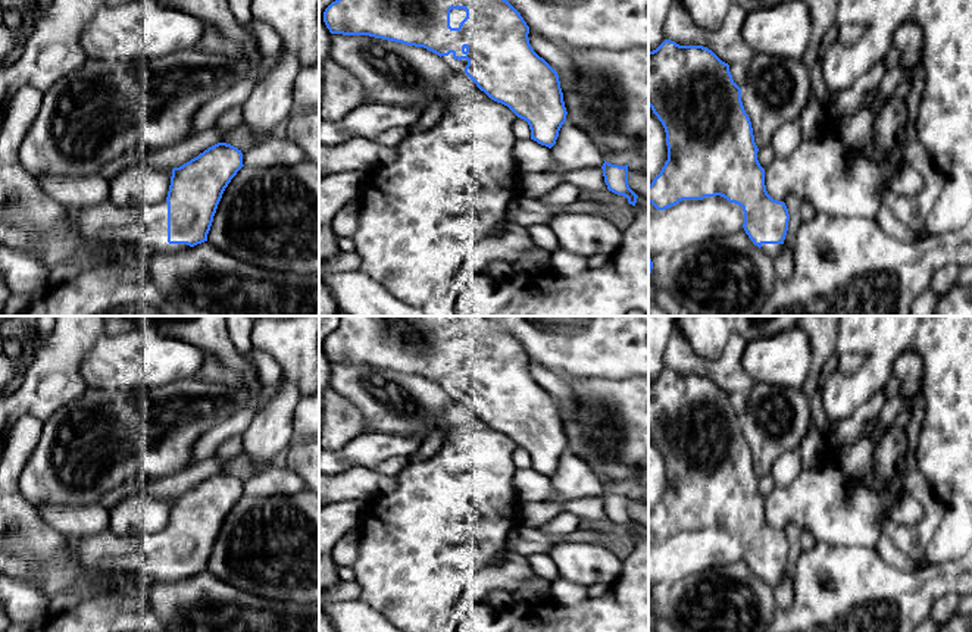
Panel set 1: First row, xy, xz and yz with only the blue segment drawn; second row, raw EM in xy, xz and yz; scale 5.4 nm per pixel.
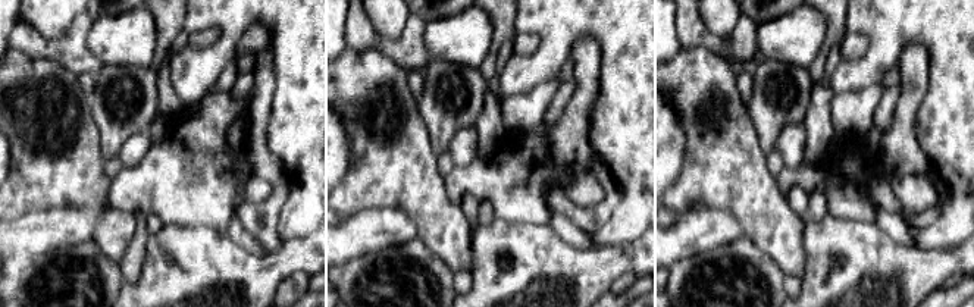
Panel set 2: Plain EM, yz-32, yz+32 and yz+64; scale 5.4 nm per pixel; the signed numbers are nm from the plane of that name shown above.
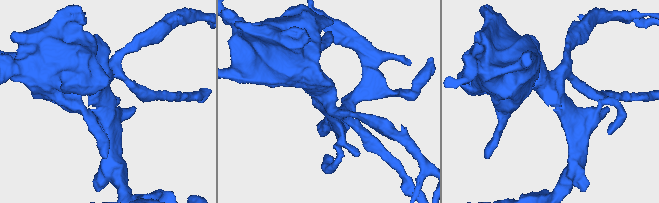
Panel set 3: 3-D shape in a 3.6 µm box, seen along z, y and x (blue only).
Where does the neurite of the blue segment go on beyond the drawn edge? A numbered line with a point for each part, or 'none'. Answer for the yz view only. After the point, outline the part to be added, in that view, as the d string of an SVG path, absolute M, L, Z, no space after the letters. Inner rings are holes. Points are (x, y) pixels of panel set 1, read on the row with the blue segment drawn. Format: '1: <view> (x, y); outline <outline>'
1: yz (772, 250); outline M762 244L760 247L768 256L771 257L776 257L781 250L782 250L782 244Z

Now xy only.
1: xy (105, 221); outline M110 201L76 207L84 235L91 241L149 244L159 253L178 253L190 248L187 244L168 243L168 203L153 209L124 209Z

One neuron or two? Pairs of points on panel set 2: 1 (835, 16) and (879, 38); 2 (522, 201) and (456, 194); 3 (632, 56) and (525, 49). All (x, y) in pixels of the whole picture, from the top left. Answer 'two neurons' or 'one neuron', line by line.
1: two neurons
2: one neuron
3: two neurons

